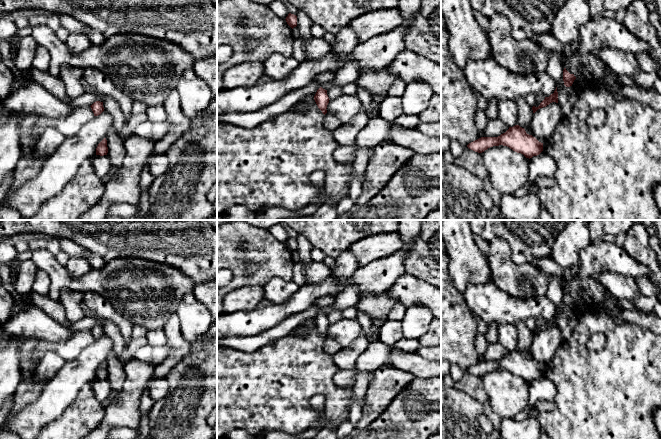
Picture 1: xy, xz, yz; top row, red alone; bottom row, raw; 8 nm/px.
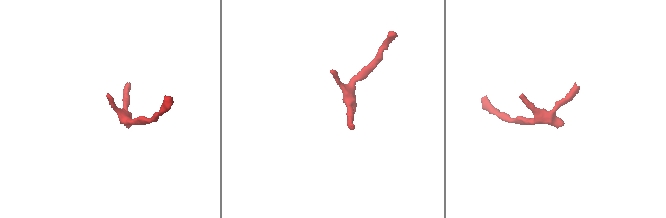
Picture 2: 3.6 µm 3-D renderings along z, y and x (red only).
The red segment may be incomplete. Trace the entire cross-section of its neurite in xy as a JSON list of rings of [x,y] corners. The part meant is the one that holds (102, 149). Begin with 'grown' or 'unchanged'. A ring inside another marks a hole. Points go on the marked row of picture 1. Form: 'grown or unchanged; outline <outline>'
unchanged; outline [[[104,138],[96,148],[96,155],[104,156],[108,153],[107,140]]]

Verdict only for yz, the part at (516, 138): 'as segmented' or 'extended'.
as segmented

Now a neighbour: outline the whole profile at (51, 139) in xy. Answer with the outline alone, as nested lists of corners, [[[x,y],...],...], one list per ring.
[[[49,127],[44,130],[42,136],[36,141],[35,156],[48,158],[65,141],[66,137],[55,128]]]

